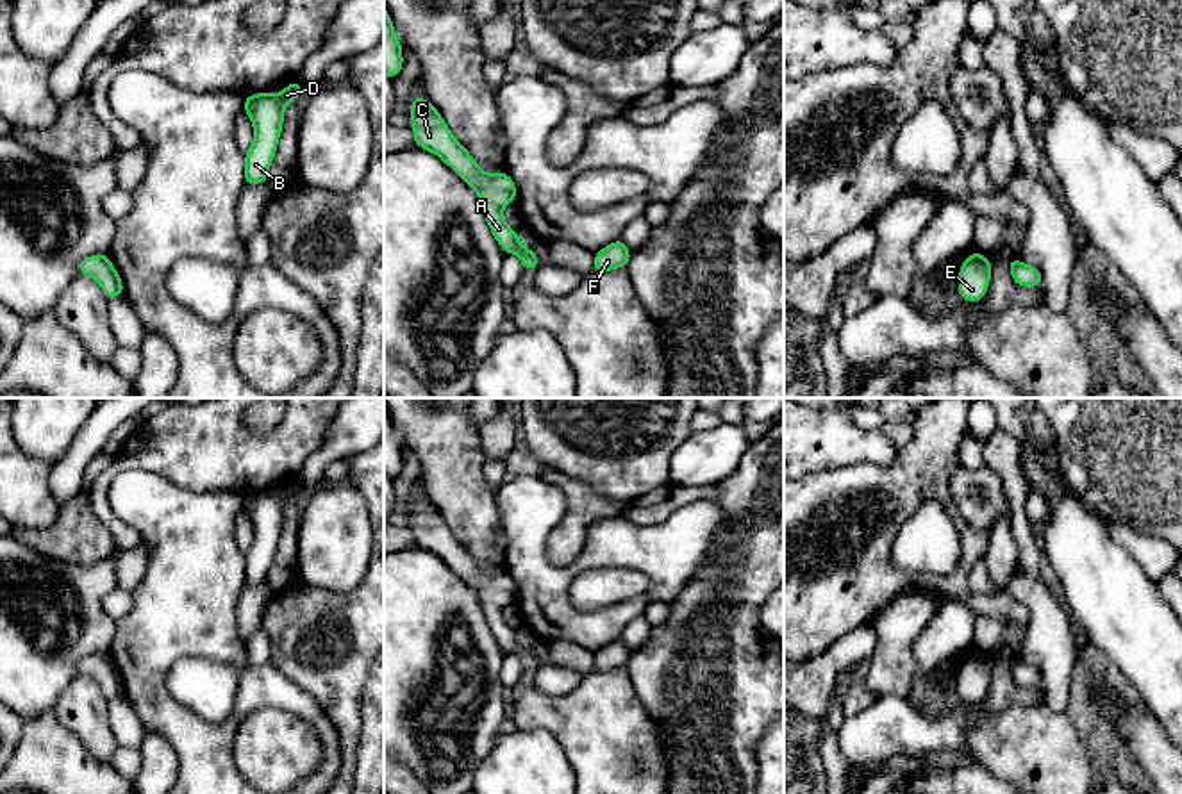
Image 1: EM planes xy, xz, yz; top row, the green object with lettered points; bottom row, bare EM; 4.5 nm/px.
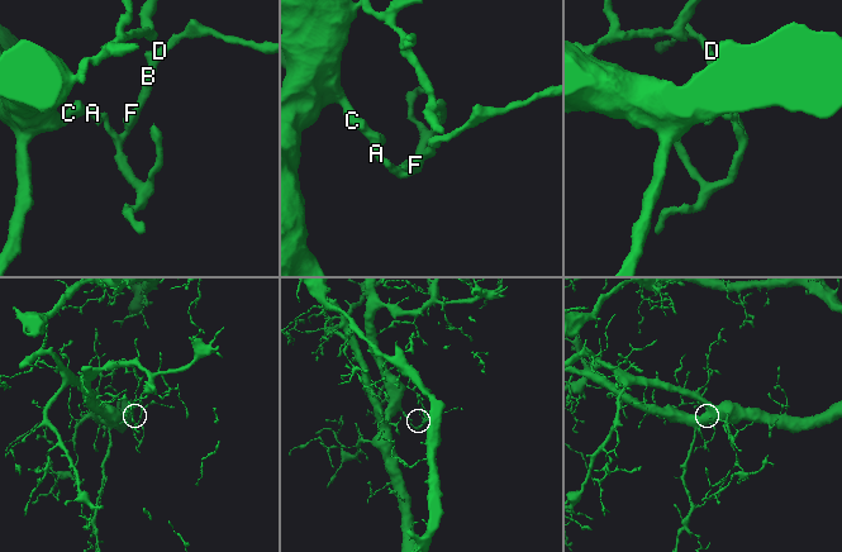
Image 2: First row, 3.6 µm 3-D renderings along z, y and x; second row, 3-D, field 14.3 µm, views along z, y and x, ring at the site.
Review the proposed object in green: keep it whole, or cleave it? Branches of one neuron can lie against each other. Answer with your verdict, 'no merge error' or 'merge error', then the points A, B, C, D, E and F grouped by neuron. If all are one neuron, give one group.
no merge error | A B C D E F

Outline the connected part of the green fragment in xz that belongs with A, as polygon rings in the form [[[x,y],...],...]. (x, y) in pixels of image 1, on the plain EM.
[[[427,498],[411,500],[411,525],[414,544],[436,553],[480,596],[486,621],[504,653],[516,653],[525,669],[537,669],[537,651],[520,642],[518,632],[507,624],[502,614],[502,608],[514,603],[516,598],[516,585],[507,571],[482,571]]]

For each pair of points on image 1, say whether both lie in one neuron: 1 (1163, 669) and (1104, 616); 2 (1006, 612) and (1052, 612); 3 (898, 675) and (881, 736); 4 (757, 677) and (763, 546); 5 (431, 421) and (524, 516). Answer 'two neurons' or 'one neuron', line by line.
1: one neuron
2: two neurons
3: two neurons
4: one neuron
5: two neurons

